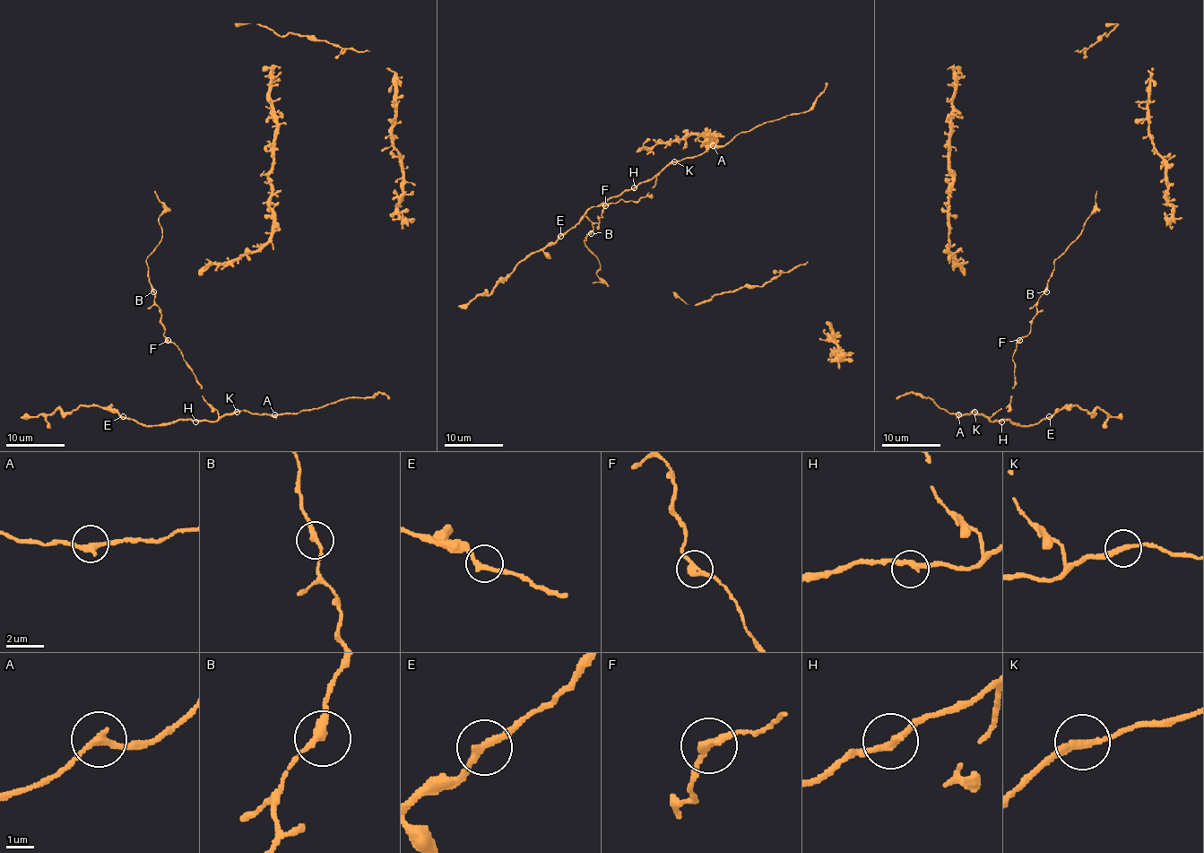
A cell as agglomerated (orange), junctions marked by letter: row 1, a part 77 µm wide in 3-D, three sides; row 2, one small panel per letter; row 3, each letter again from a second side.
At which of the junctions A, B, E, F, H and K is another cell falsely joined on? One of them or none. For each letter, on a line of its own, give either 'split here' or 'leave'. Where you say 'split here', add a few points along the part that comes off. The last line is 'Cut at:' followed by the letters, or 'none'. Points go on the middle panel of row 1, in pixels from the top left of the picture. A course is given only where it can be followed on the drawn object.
A: leave
B: leave
E: leave
F: leave
H: leave
K: leave
Cut at: none

